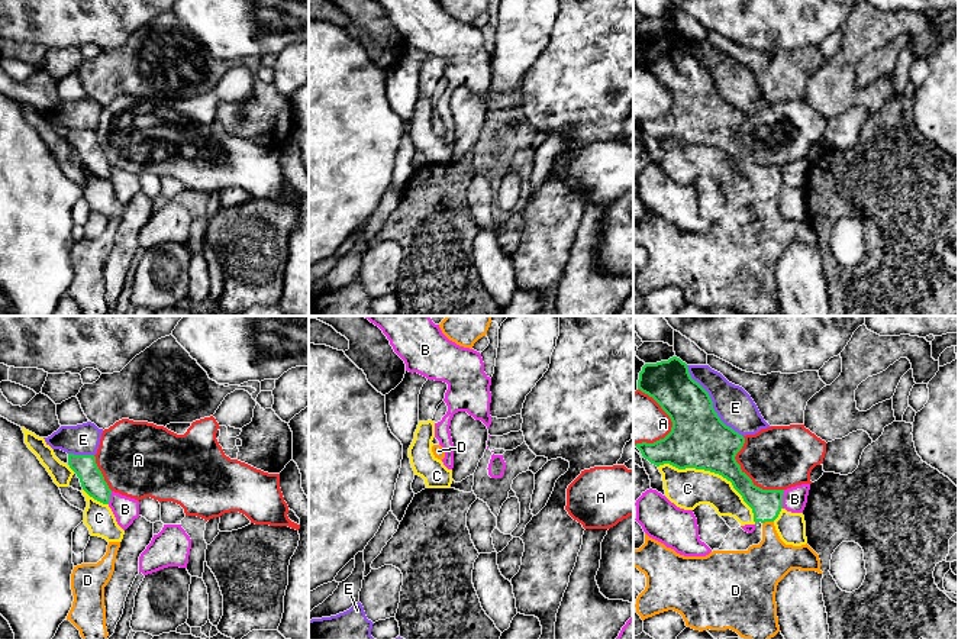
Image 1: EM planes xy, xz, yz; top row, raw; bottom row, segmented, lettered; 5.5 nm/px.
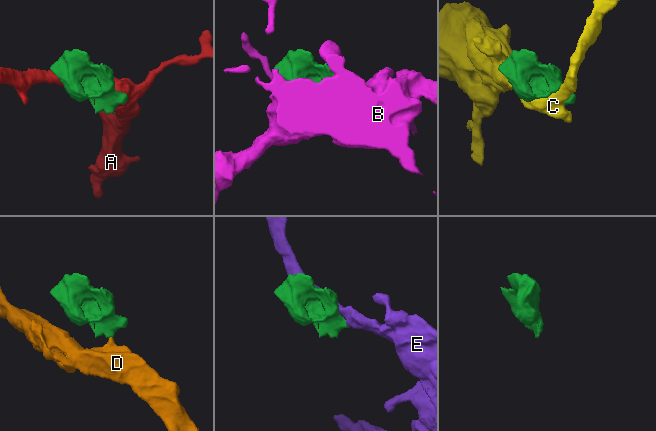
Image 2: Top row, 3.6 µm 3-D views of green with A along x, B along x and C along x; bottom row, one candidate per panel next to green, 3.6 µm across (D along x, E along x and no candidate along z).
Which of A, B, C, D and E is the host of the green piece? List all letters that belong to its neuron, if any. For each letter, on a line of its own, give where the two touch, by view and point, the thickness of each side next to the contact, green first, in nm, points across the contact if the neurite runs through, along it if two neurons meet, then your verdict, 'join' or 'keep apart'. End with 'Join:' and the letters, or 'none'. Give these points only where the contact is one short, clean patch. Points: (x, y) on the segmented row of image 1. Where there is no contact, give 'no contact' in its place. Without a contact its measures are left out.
A: contact yz (745, 474); calibres 280 and 360 nm; keep apart
B: contact yz (781, 499); calibres 170 and 140 nm; border yz (784, 490), (781, 507); keep apart
C: contact yz (715, 473); calibres 320 and 220 nm; keep apart
D: contact yz (767, 520); calibres 170 and 240 nm; way yz (765, 504), (767, 520), (768, 558), (764, 565); join
E: contact yz (712, 403); calibres 320 and 200 nm; keep apart
Join: D

